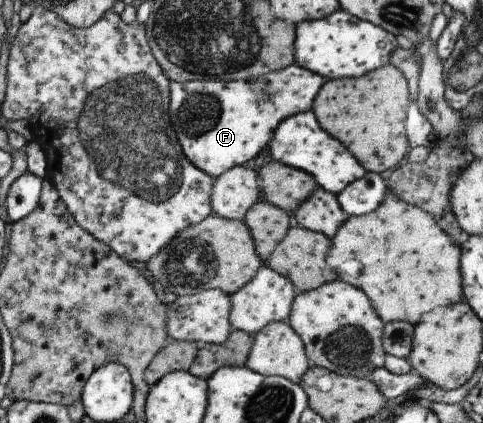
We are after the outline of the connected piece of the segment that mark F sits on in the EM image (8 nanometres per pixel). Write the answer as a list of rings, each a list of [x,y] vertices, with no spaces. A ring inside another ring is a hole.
[[[294,63],[251,81],[170,81],[168,118],[185,157],[197,169],[216,178],[233,166],[253,159],[268,145],[280,121],[309,110],[324,81],[320,75]],[[263,90],[267,91],[267,100],[263,99]]]

